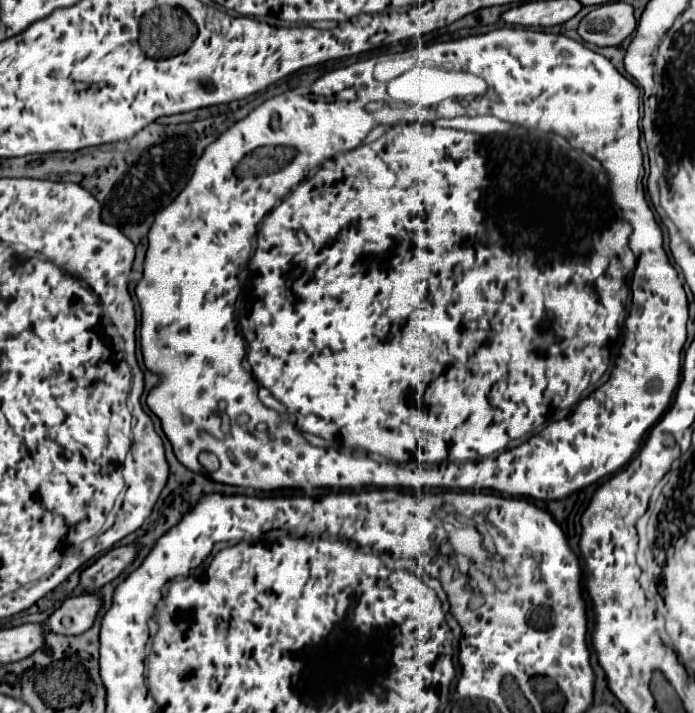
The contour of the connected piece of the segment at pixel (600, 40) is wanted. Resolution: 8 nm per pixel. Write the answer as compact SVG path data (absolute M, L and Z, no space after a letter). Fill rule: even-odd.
M611 2L597 6L579 22L579 36L595 46L617 46L633 30L637 22L633 8L625 2Z

